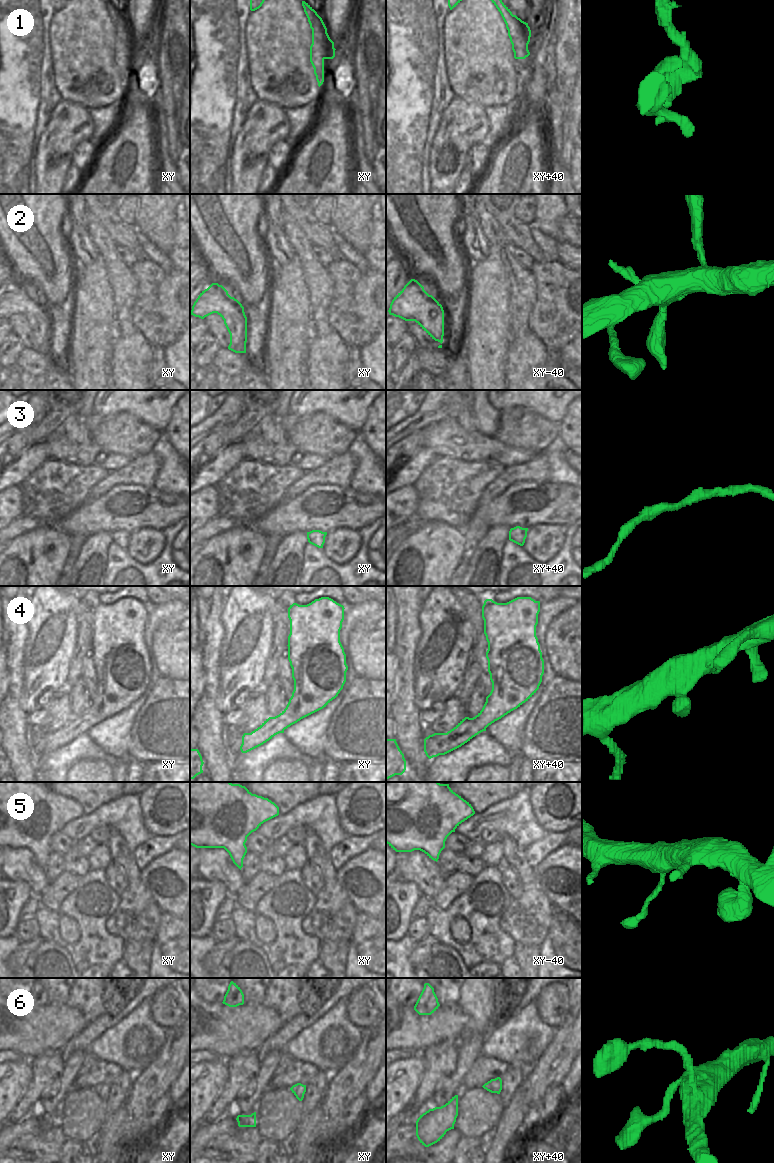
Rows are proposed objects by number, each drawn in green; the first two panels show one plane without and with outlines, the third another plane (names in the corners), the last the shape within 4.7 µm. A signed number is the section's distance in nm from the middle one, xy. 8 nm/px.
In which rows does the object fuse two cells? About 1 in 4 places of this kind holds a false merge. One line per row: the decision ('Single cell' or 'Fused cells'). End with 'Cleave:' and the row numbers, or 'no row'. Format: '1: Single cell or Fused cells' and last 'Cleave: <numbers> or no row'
1: Fused cells
2: Single cell
3: Single cell
4: Single cell
5: Fused cells
6: Single cell
Cleave: 1, 5

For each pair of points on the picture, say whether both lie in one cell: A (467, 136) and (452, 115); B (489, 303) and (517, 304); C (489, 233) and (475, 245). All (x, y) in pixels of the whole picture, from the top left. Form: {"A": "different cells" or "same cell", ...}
{"A": "same cell", "B": "different cells", "C": "different cells"}

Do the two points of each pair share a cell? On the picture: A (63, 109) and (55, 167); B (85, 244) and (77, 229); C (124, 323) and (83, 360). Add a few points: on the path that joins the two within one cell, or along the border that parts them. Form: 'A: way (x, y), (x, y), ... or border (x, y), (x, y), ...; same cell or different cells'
A: way (63, 123), (63, 133), (56, 145), (55, 153); same cell
B: way (81, 240), (77, 233); same cell
C: border (115, 306), (115, 319), (118, 330); different cells

